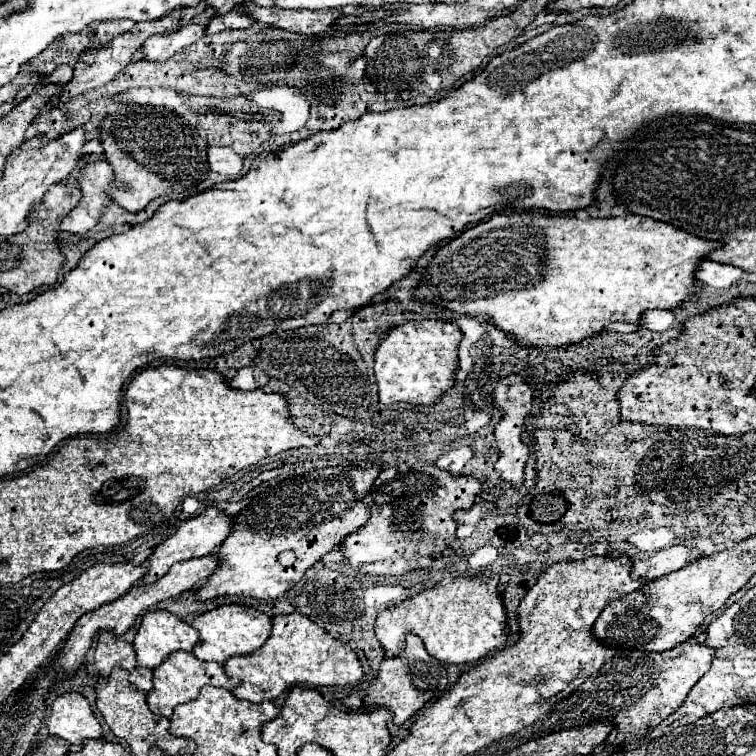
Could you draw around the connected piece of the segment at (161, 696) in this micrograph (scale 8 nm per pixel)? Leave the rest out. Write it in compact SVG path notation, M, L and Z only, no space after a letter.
M191 652L171 654L171 658L167 658L167 662L163 662L163 666L153 670L153 690L151 690L151 694L147 694L149 710L163 718L171 718L175 706L195 700L201 694L201 688L205 688L205 686L235 690L239 686L239 682L227 678L223 666L219 666L217 662L199 662Z

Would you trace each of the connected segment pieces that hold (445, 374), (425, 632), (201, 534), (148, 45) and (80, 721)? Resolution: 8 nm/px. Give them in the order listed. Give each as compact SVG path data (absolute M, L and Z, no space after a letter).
M405 320L397 326L383 328L383 338L373 354L375 380L379 386L379 402L433 404L445 390L453 386L457 362L457 346L461 330L447 320Z
M491 572L479 574L475 578L447 574L439 586L425 590L401 604L389 606L387 610L381 610L381 614L377 616L377 622L375 622L375 636L381 642L381 646L385 648L387 656L401 656L405 650L405 636L411 632L423 640L427 652L441 664L477 664L489 652L503 648L509 640L509 636L505 632L507 610L497 594L497 582L499 582L499 576L491 574Z
M207 506L199 516L181 522L179 530L177 530L171 538L167 538L165 542L161 542L159 546L153 548L153 554L147 558L147 560L151 560L151 562L147 564L147 572L143 574L143 578L141 578L139 582L141 582L141 584L143 584L143 582L145 582L145 584L151 584L151 582L159 580L175 562L191 560L191 558L203 558L203 556L207 556L207 554L213 554L213 552L221 546L223 538L225 538L229 532L231 532L231 518L225 516L225 514L221 514L215 506Z
M211 10L211 14L203 12L197 14L197 24L187 24L181 26L177 32L173 34L163 34L163 36L151 36L145 40L145 44L141 46L137 58L139 60L155 60L155 62L165 62L169 60L173 54L177 54L179 50L187 48L189 44L197 42L203 36L203 30L209 22L209 18L215 16L215 12Z
M81 694L57 696L51 704L51 714L47 718L49 732L67 740L69 750L77 752L83 748L85 738L101 738L103 730L95 718L89 702Z

